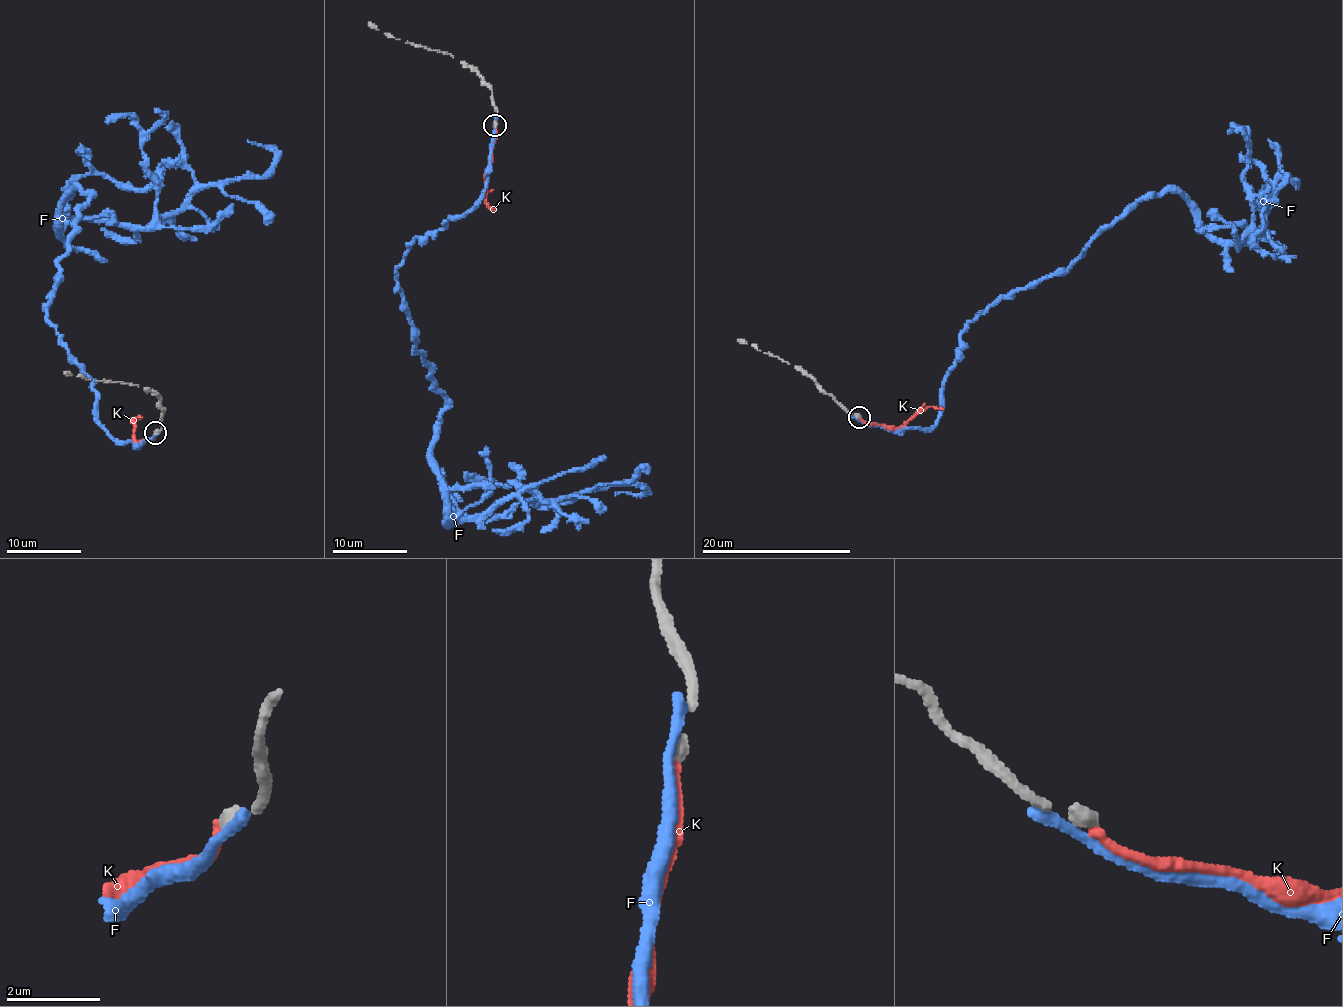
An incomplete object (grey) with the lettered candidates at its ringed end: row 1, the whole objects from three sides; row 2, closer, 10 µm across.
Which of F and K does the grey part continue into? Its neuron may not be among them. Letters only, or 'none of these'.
K

